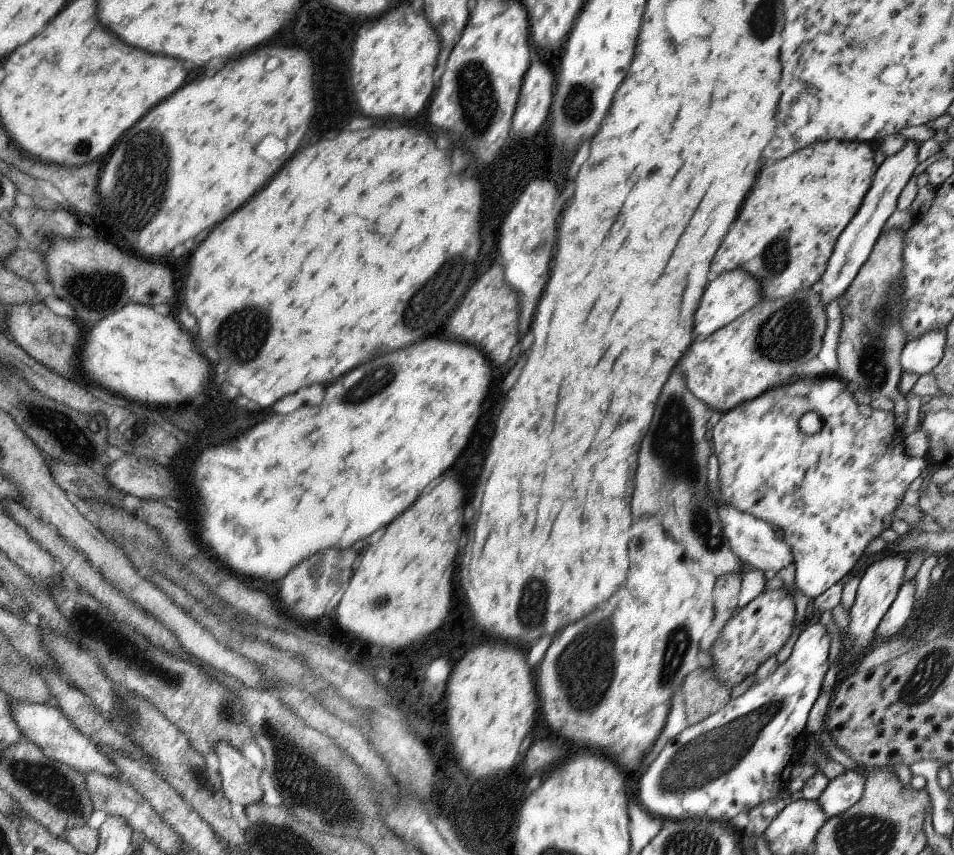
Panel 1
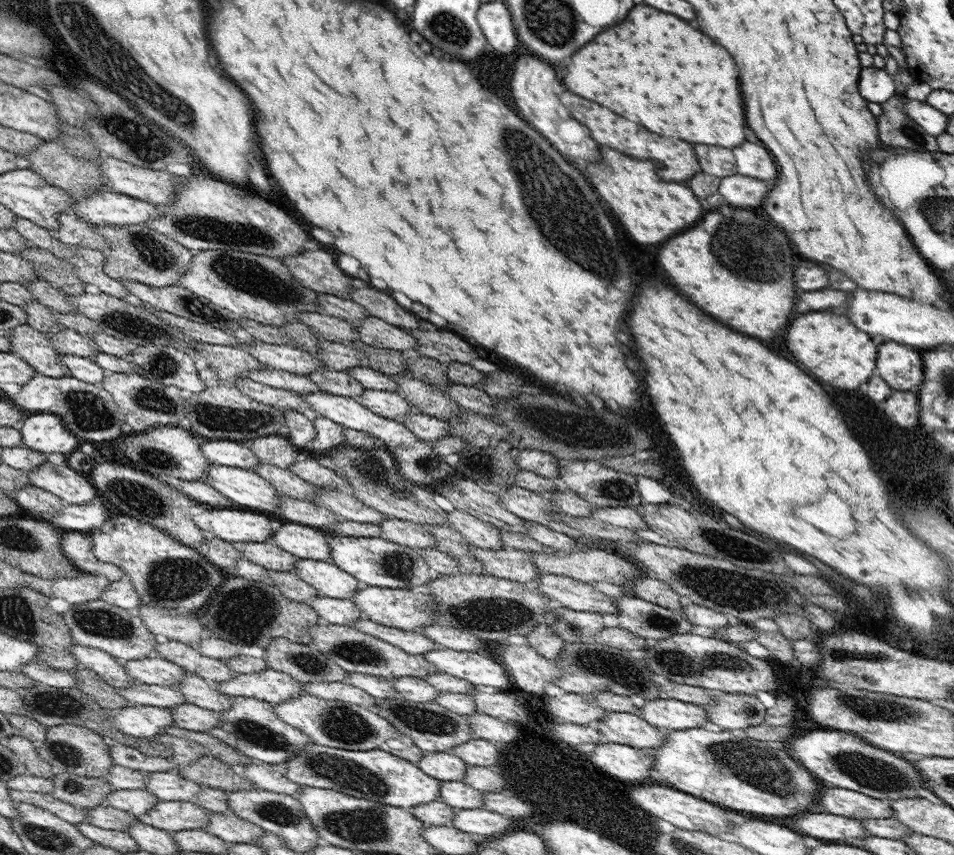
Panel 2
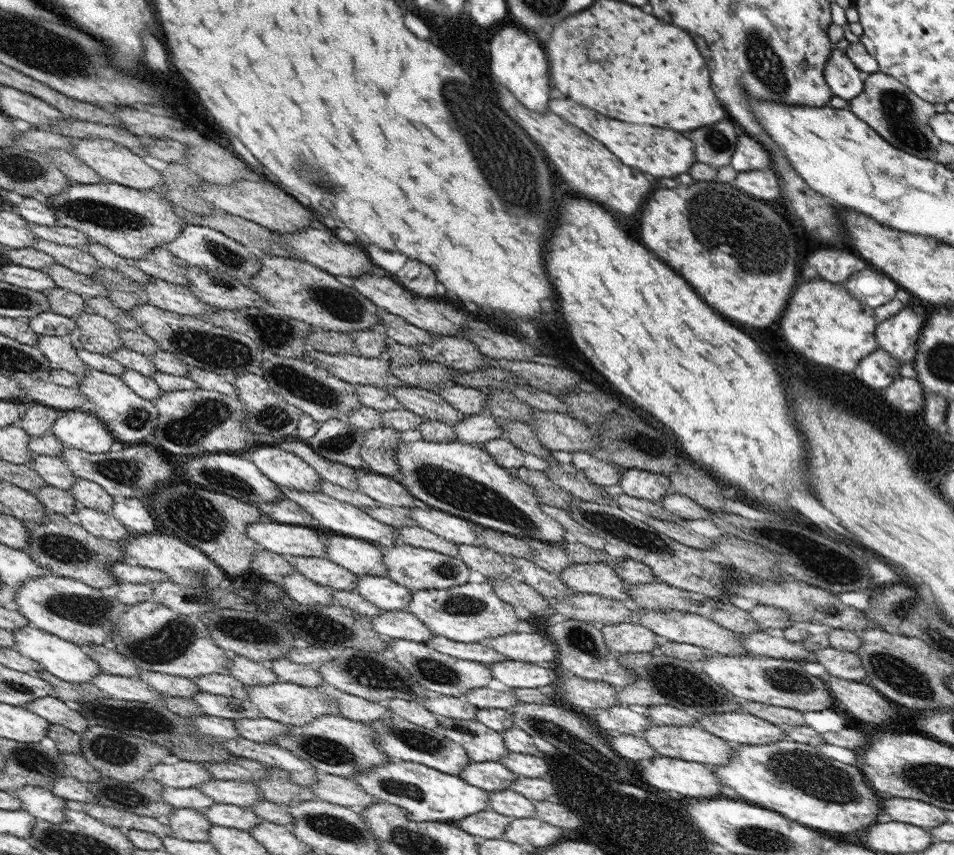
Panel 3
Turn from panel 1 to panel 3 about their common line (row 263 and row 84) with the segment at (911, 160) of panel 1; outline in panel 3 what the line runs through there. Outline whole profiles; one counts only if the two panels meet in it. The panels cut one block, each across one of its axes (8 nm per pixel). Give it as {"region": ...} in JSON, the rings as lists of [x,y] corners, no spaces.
{"region":[[[832,48],[823,76],[832,96],[839,96],[846,102],[851,101],[863,92],[863,76],[845,54]]]}

